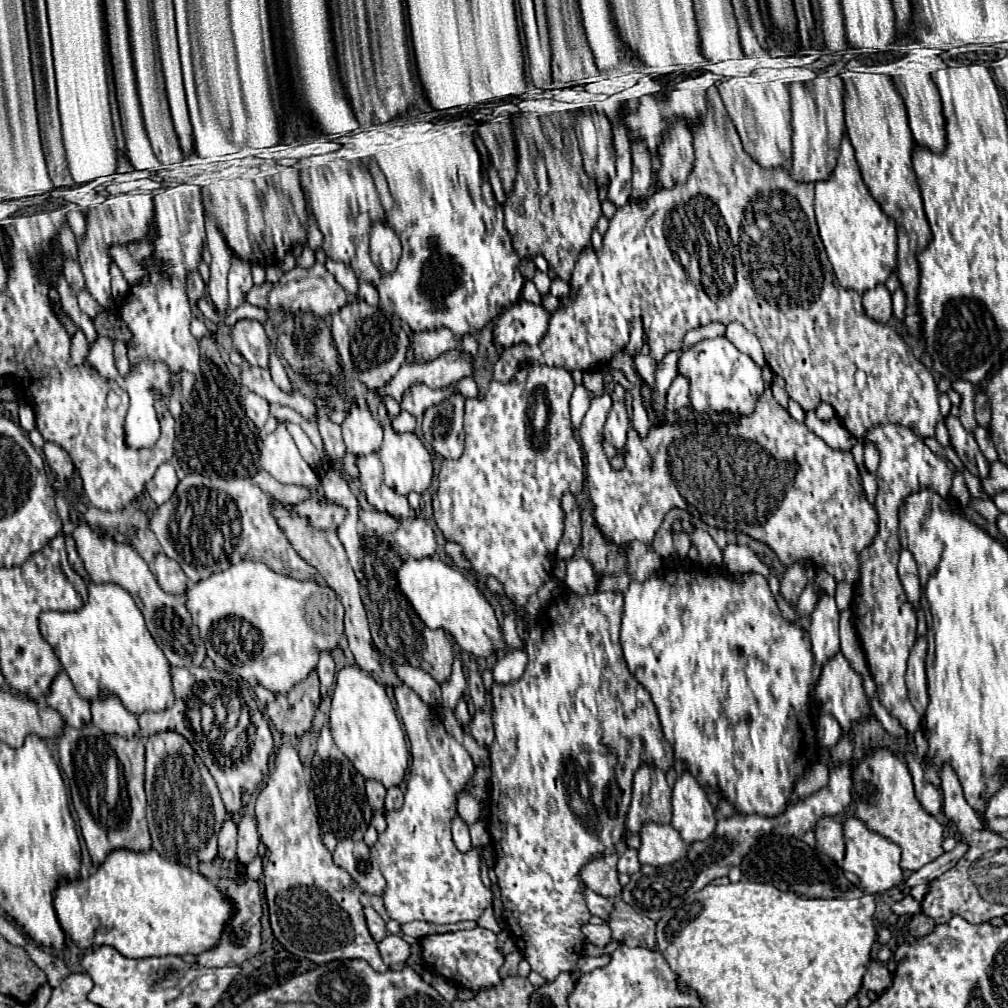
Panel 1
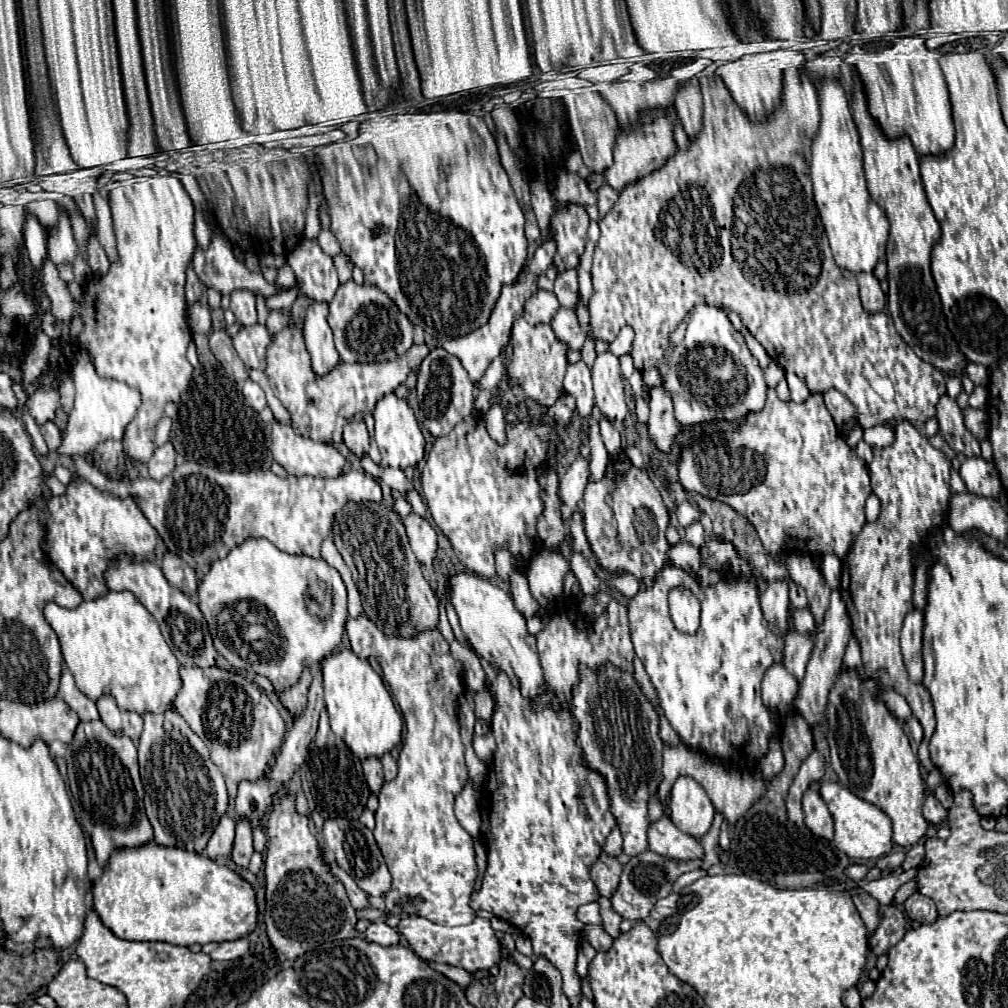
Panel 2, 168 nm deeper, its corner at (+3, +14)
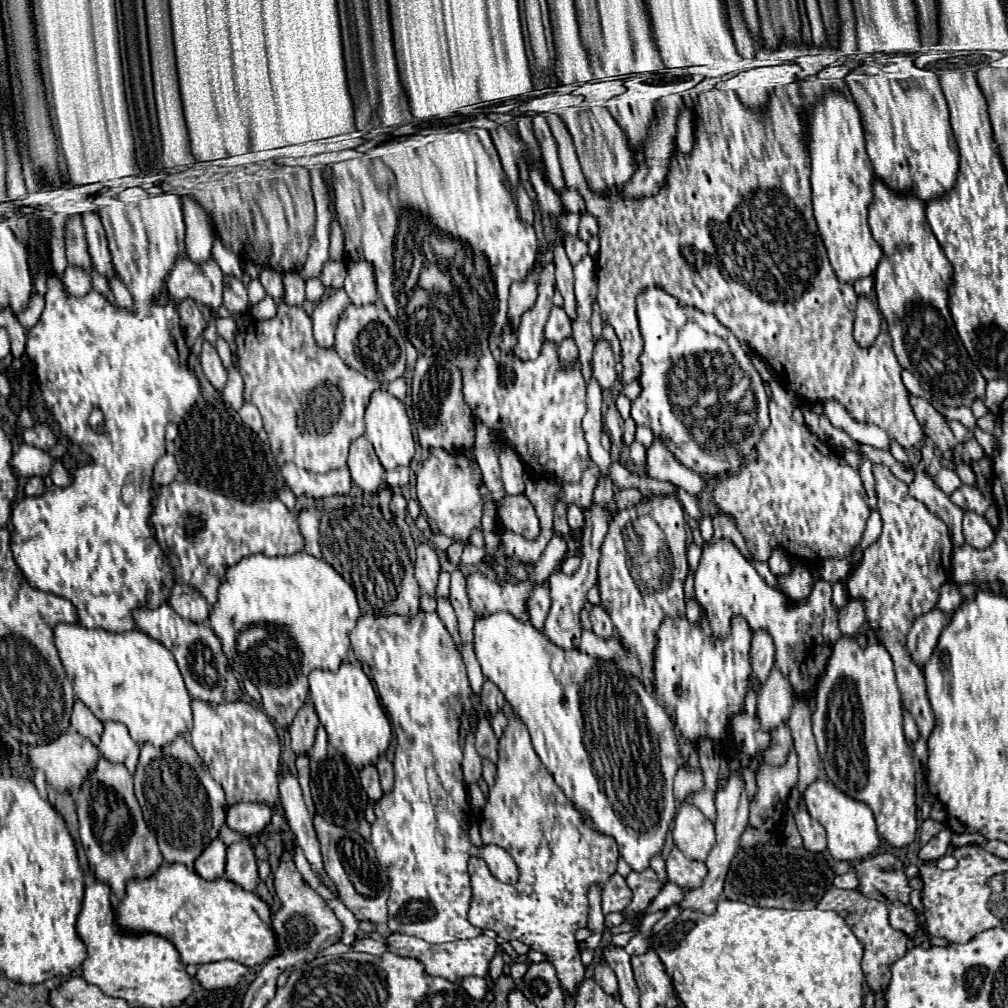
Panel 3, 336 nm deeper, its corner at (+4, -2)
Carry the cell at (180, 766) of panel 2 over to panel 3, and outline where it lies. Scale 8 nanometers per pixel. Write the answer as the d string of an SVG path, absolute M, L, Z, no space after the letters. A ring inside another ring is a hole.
M184 736L174 738L162 748L144 744L134 772L134 790L144 812L144 820L156 836L164 860L182 862L192 868L200 852L218 838L226 816L224 790L212 780L198 752Z

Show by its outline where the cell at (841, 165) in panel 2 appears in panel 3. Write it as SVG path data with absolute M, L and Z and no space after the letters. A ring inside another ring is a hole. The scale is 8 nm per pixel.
M828 92L816 104L810 132L812 158L812 204L820 236L830 264L840 282L856 282L874 274L882 248L868 226L868 204L872 202L872 164L864 148L864 130L858 108L840 92Z

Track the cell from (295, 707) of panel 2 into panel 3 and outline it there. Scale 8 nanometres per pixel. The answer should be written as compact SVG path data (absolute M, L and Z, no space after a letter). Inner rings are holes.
M306 700L306 704L294 716L294 722L288 726L288 732L292 738L290 746L296 756L304 756L312 748L318 724L320 722L318 722L318 714L314 710L312 700Z

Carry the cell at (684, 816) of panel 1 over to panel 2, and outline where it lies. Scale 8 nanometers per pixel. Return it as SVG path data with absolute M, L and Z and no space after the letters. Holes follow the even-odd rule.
M681 776L671 790L671 820L681 832L701 838L709 832L715 816L713 804L705 796L705 790L689 776Z

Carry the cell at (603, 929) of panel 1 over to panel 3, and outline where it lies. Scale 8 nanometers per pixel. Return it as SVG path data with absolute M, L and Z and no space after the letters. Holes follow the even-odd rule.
M602 960L600 964L596 964L596 968L594 968L594 978L596 978L596 982L604 988L604 992L608 992L608 994L616 994L618 992L618 980L616 980L616 974L612 972L612 968Z

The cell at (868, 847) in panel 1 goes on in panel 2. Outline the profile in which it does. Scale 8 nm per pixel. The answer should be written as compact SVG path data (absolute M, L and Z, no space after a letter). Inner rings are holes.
M823 782L821 784L821 798L829 798L827 808L835 820L835 838L833 844L845 852L849 858L855 860L873 860L891 850L893 844L893 828L891 820L871 802L855 796L851 790L841 786L839 782Z

